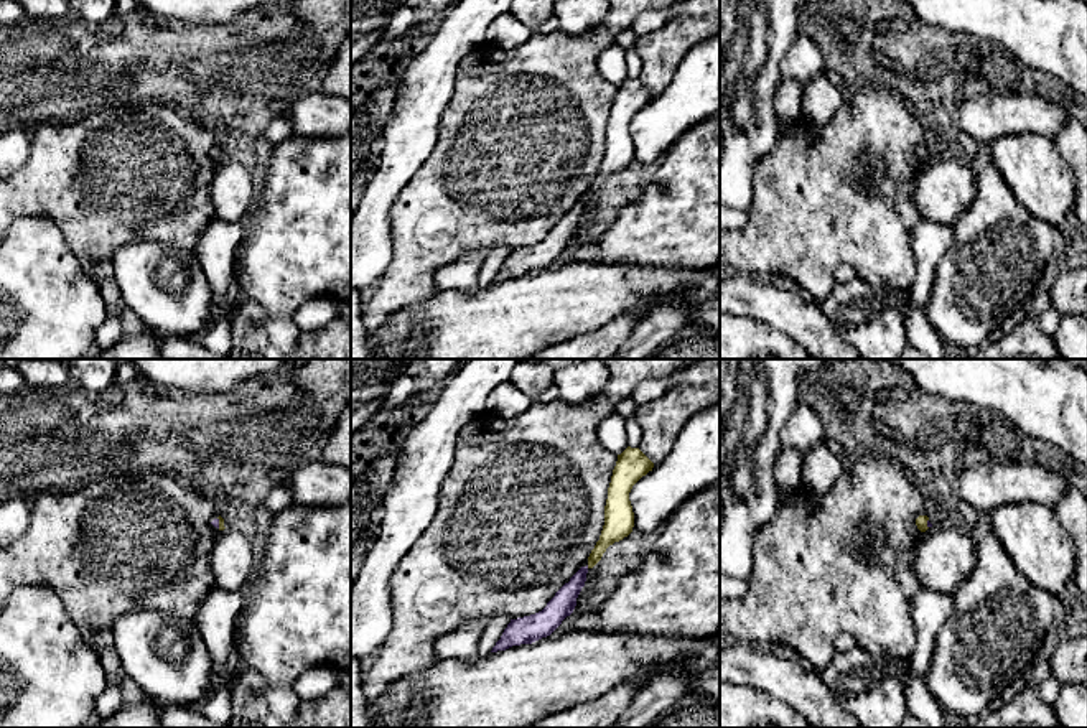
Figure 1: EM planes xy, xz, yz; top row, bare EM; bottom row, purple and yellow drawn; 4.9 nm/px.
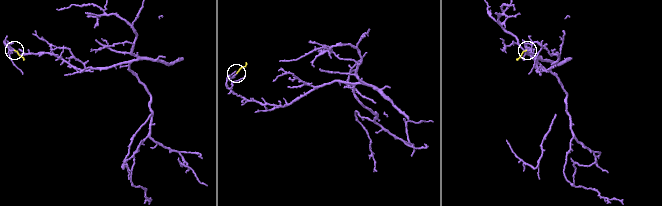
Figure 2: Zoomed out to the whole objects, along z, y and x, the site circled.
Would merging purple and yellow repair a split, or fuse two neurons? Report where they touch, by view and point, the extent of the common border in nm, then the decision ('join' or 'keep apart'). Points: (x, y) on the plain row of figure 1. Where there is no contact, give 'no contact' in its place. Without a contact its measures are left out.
meets purple in xy at (218, 154); contact 60 nm long; join

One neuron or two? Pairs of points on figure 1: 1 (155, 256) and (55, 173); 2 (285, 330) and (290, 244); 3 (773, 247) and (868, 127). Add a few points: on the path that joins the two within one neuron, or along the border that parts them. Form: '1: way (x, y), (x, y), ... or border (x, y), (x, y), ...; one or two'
1: border (177, 246), (127, 242), (112, 254), (111, 267); two
2: border (269, 315), (290, 317); two
3: way (802, 218), (837, 183), (837, 172), (850, 157); one

